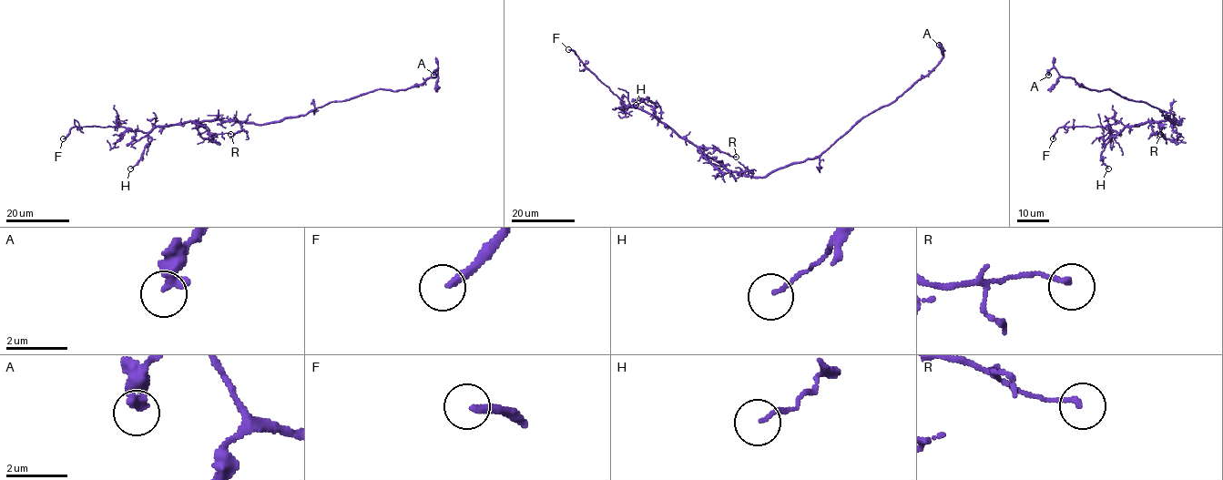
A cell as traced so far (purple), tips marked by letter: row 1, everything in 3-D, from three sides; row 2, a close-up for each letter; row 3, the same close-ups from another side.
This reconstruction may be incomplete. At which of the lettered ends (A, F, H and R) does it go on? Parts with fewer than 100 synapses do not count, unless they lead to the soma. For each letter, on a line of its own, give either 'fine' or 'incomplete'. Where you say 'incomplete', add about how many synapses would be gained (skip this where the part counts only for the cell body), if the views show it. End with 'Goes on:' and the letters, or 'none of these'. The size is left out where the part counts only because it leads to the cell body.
A: fine
F: incomplete
H: fine
R: fine
Goes on: F

